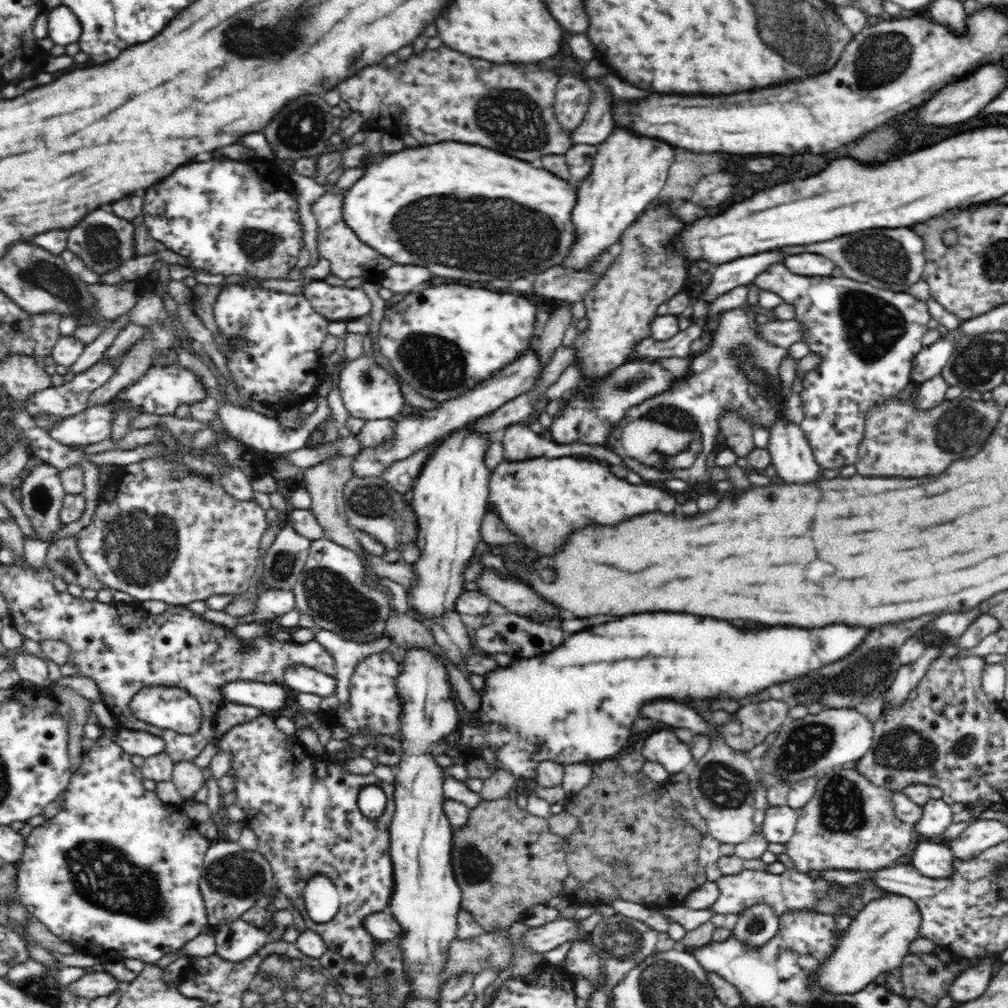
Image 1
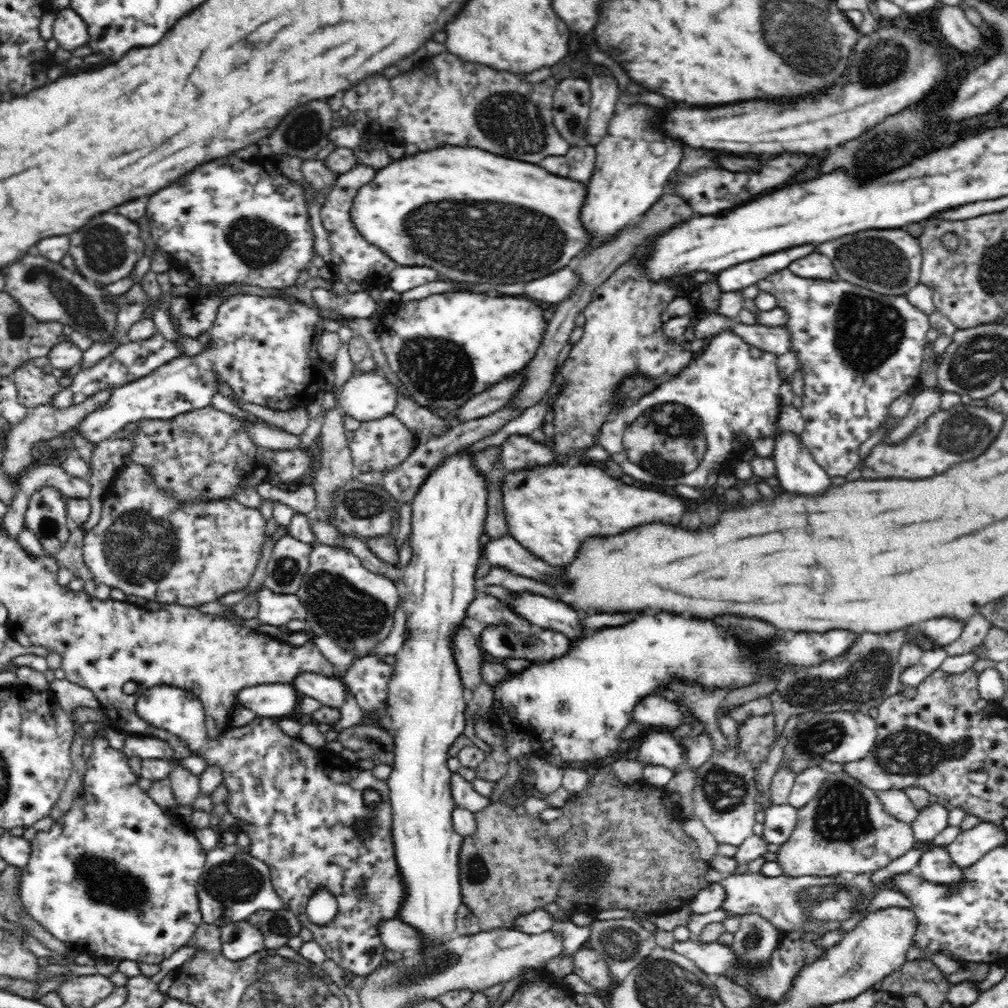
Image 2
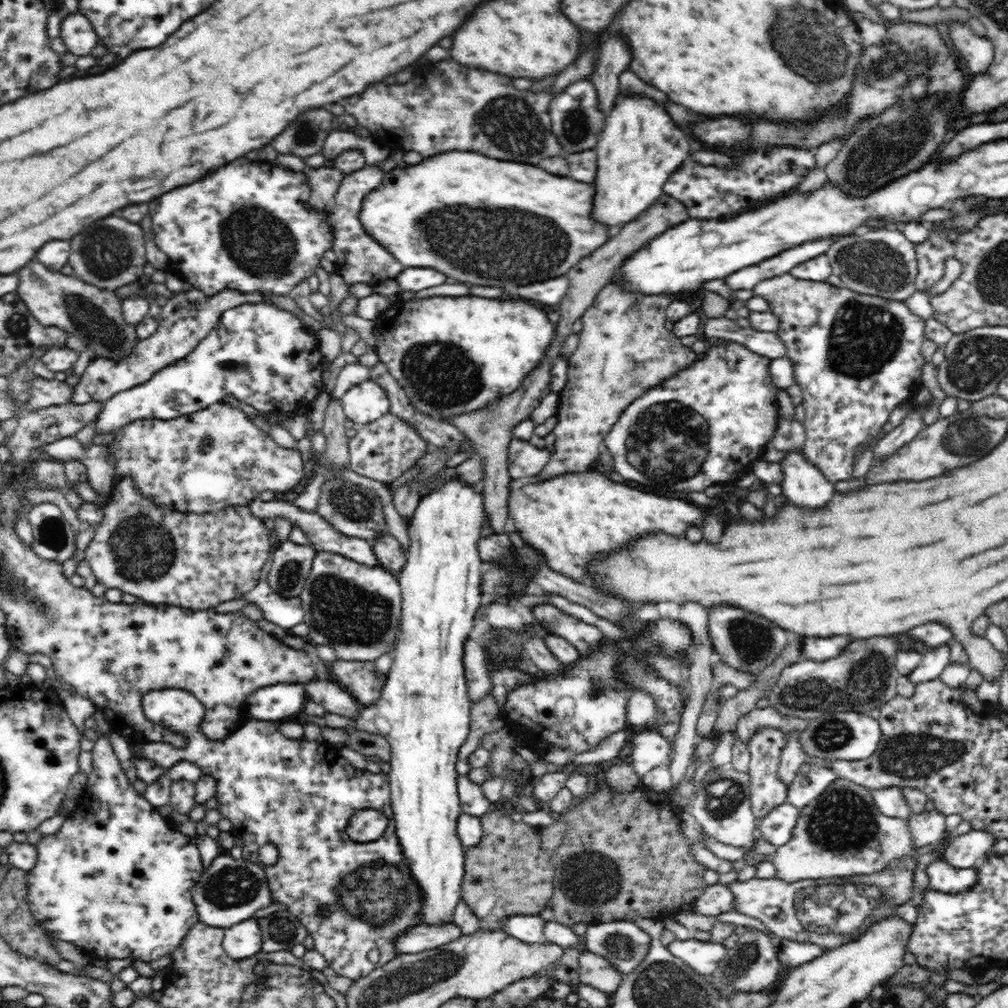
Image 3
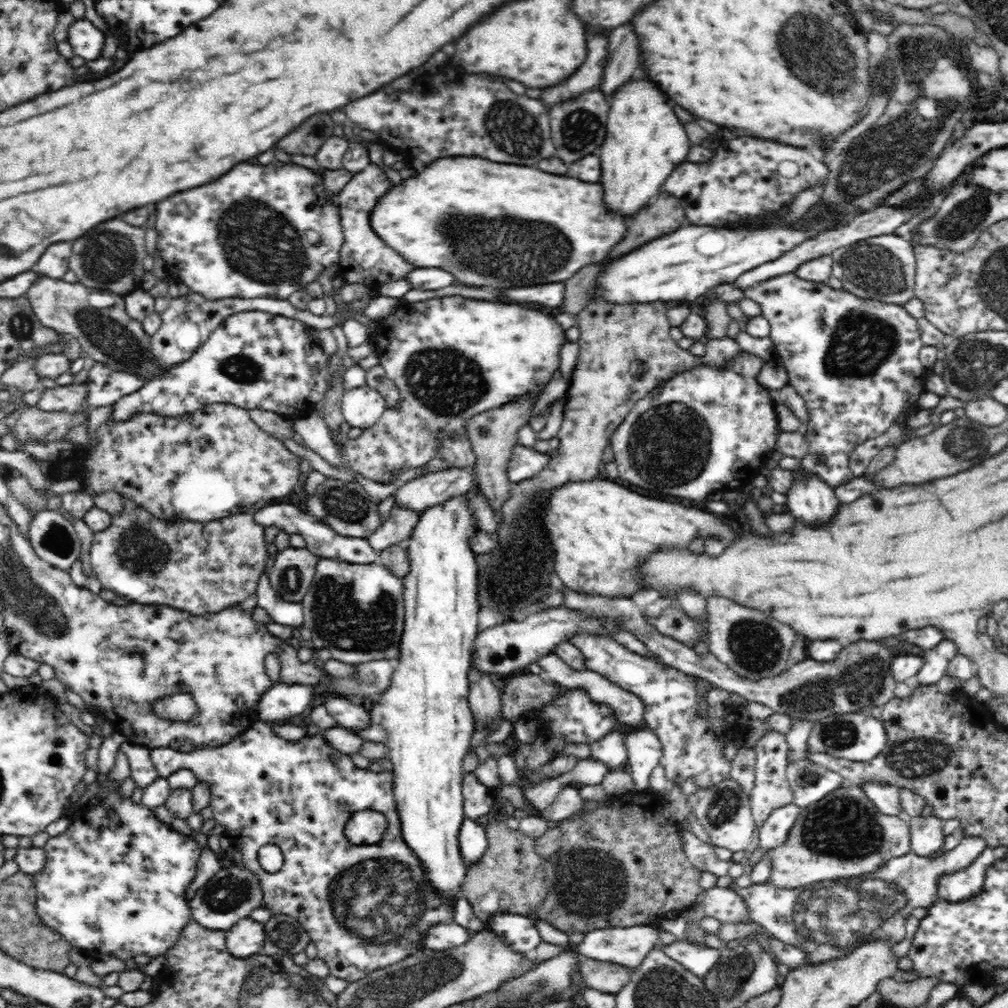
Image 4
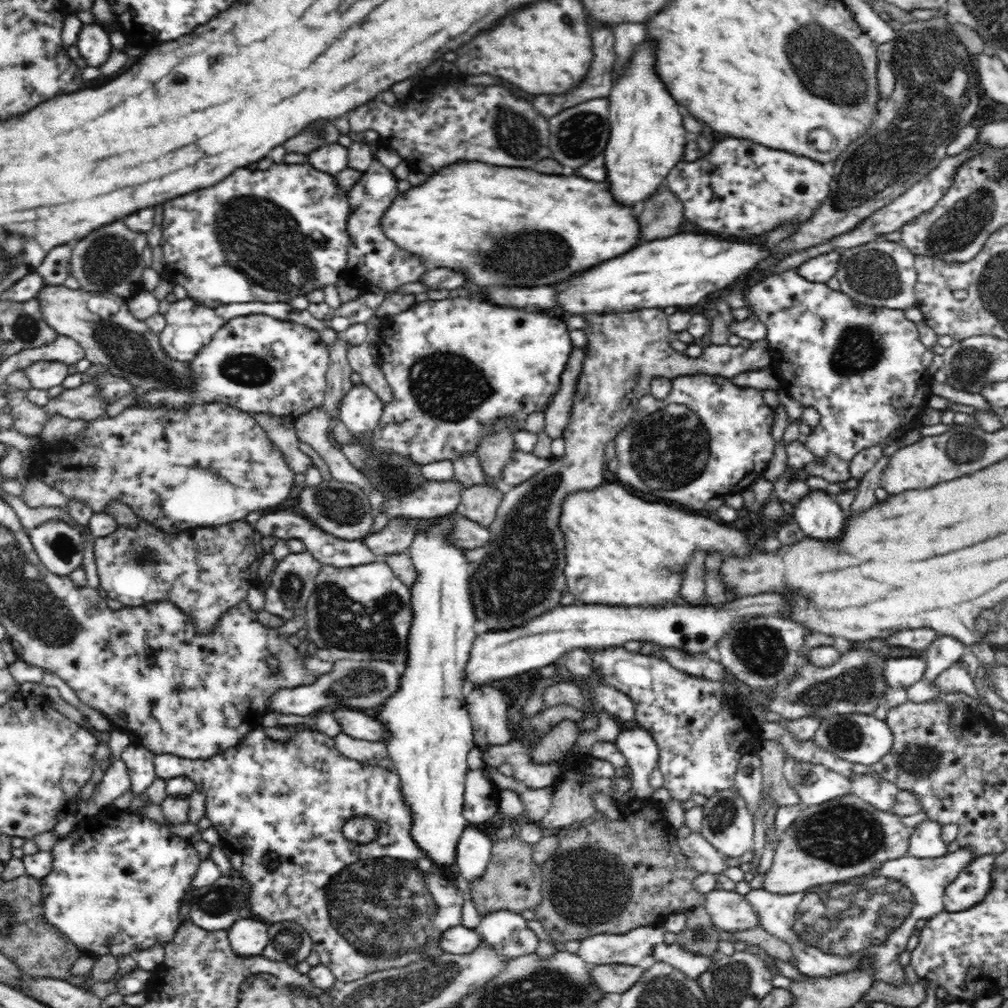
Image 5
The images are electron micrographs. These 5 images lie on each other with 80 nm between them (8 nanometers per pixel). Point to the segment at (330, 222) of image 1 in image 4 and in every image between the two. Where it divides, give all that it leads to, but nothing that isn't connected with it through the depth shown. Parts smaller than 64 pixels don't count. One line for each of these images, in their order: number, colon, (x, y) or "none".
2: (353, 258)
3: (359, 258)
4: (365, 258)

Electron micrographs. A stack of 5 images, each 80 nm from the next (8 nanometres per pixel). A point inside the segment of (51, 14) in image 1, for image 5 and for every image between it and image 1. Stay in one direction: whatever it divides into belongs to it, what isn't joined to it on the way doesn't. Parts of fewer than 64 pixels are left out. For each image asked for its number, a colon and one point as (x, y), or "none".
2: (70, 31)
3: (76, 31)
4: (84, 36)
5: (94, 45)

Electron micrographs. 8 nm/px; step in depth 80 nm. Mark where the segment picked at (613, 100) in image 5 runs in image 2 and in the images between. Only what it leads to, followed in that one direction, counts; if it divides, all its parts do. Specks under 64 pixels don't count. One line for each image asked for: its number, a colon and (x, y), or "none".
2: (629, 179)
3: (641, 147)
4: (645, 141)

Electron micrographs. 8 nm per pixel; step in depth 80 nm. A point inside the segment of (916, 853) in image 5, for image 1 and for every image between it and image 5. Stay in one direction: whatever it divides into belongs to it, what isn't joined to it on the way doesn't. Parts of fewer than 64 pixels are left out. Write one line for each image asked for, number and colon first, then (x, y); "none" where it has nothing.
1: (937, 815)
2: (931, 820)
3: (928, 827)
4: (926, 833)

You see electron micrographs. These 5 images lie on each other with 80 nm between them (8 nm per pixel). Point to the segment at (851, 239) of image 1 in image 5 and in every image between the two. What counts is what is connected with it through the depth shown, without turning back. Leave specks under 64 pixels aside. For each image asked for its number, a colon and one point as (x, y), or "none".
2: (888, 261)
3: (880, 262)
4: (882, 267)
5: (881, 273)

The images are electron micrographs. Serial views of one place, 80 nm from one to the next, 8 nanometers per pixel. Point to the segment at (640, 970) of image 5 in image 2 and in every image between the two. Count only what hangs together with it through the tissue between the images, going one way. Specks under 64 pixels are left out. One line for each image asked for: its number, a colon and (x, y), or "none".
2: (588, 965)
3: (595, 971)
4: (607, 977)

